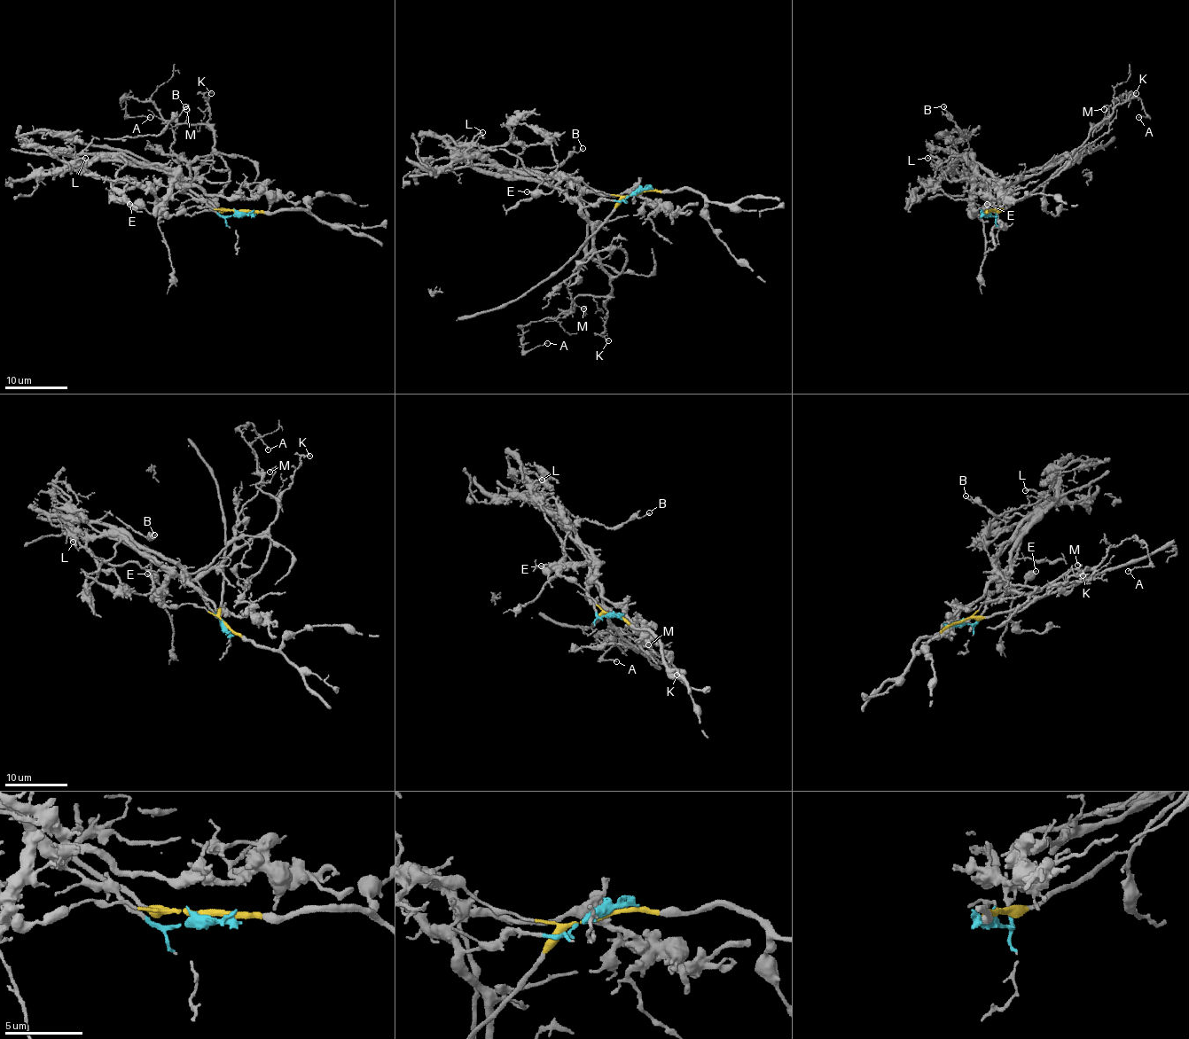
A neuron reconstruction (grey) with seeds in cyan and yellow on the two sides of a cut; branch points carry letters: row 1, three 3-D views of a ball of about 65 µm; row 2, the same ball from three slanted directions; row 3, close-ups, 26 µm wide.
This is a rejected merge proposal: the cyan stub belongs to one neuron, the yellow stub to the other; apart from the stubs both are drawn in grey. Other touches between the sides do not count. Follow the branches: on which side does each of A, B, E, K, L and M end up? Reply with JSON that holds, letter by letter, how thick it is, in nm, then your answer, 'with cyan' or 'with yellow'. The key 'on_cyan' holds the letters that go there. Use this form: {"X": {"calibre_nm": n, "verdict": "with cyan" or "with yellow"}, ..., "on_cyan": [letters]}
{"A": {"calibre_nm": 130, "verdict": "with cyan"}, "B": {"calibre_nm": 140, "verdict": "with cyan"}, "E": {"calibre_nm": 320, "verdict": "with yellow"}, "K": {"calibre_nm": 90, "verdict": "with cyan"}, "L": {"calibre_nm": 170, "verdict": "with cyan"}, "M": {"calibre_nm": 110, "verdict": "with cyan"}, "on_cyan": ["A", "B", "K", "L", "M"]}

